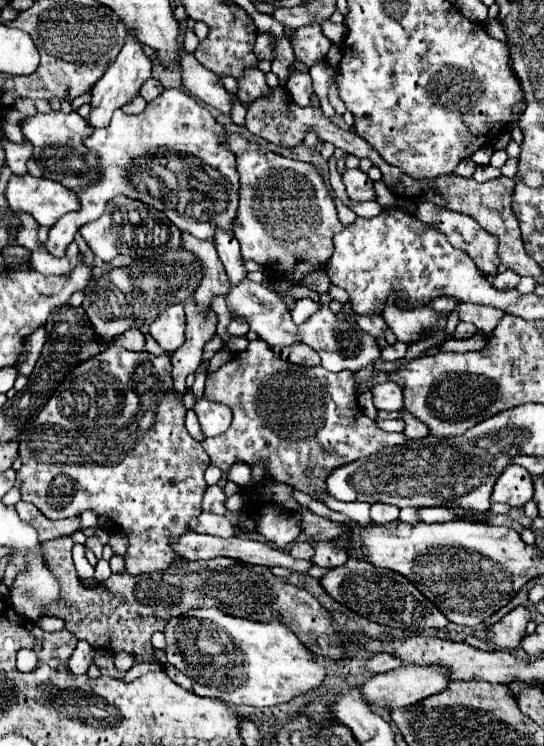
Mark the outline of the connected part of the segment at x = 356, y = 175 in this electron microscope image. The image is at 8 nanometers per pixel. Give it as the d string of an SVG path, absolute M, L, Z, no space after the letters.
M351 169L343 173L343 183L347 187L347 195L355 201L369 201L375 199L373 181L361 169Z

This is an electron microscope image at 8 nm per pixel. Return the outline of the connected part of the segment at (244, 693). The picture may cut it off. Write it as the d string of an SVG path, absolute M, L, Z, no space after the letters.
M217 607L193 609L189 617L173 617L165 625L165 655L167 663L177 667L181 673L193 679L193 691L201 697L217 697L235 705L253 705L253 707L273 707L291 701L299 693L307 693L313 687L319 687L325 677L325 667L317 665L309 655L307 647L289 631L279 619L269 623L225 615Z

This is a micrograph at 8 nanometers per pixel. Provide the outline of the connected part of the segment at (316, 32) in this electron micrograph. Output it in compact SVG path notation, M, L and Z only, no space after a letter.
M317 19L311 25L295 29L291 37L295 59L307 69L311 69L315 63L327 63L327 51L331 47L331 41L323 35L321 25L323 21Z

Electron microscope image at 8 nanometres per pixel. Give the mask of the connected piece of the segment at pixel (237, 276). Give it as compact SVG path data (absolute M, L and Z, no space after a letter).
M217 229L215 231L215 237L213 237L213 245L217 247L217 253L219 253L219 259L223 261L225 265L225 271L229 275L229 281L231 283L239 283L241 279L247 277L247 271L243 267L243 261L241 261L241 253L239 253L239 241L225 229Z

